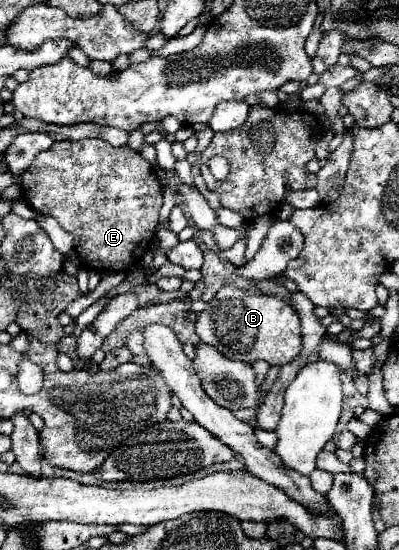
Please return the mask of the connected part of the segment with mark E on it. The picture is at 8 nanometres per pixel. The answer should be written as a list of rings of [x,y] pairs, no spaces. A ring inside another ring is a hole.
[[[101,139],[57,141],[51,149],[41,151],[33,159],[31,167],[21,175],[21,195],[31,209],[41,215],[51,215],[67,233],[73,235],[73,251],[81,259],[81,267],[97,273],[125,273],[141,263],[145,251],[155,239],[159,209],[163,205],[163,187],[151,163],[127,145],[113,147]]]

